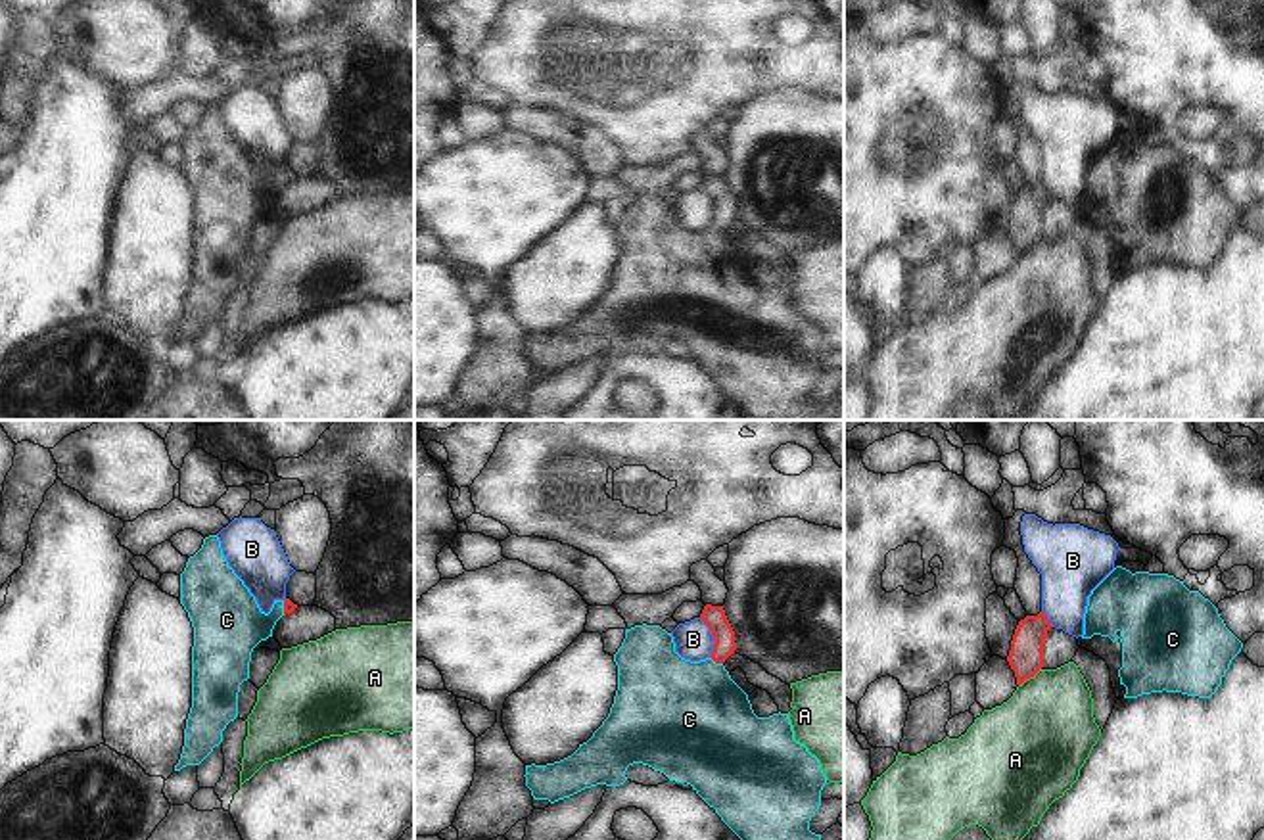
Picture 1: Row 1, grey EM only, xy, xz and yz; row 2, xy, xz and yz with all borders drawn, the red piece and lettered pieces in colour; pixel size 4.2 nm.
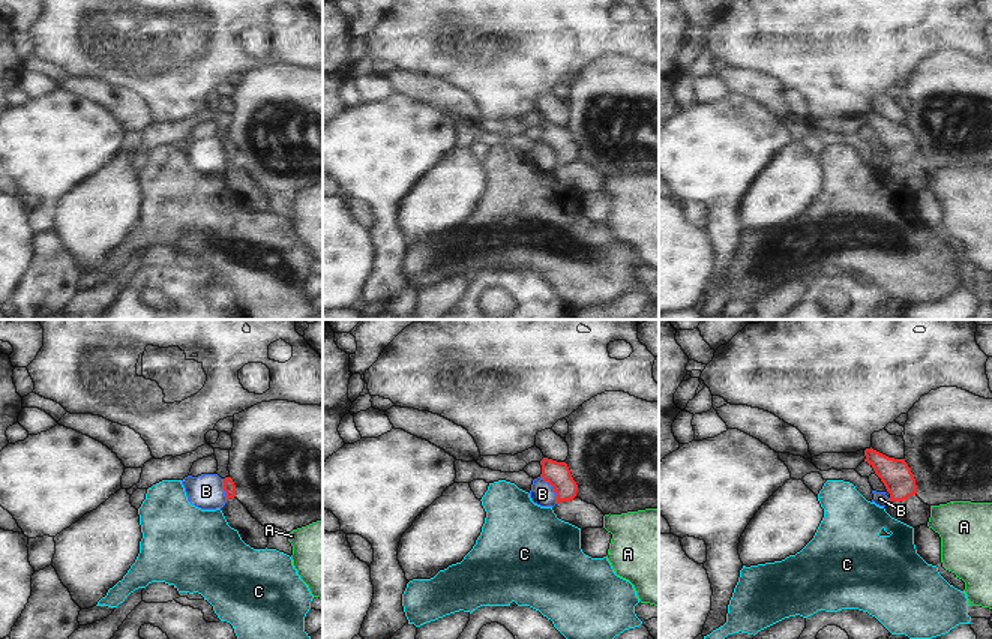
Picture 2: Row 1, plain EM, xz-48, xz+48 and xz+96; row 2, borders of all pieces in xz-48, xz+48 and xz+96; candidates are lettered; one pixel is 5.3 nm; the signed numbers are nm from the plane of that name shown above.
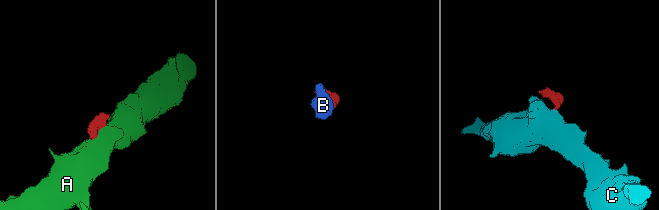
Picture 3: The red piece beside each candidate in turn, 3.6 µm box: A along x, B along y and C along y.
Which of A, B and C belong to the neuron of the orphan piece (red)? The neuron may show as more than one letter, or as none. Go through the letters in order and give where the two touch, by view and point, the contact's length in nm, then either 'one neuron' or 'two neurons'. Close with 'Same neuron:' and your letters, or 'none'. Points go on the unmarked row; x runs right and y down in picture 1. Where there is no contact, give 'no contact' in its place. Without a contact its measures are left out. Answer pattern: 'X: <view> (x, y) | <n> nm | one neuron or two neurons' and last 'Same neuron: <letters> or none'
A: yz (1029, 248) | 120 nm | two neurons
B: xz (714, 208) | 180 nm | two neurons
C: xz (716, 233) | 70 nm | one neuron
Same neuron: C

